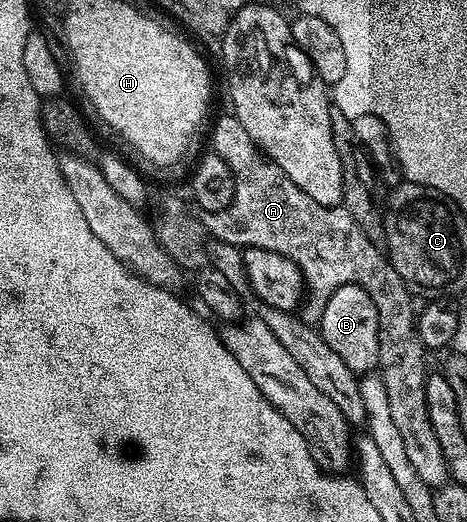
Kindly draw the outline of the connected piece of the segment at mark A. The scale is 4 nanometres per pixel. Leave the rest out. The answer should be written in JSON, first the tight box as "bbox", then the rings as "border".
{"bbox":[208,115,442,483],"border":[[[233,115],[222,117],[214,125],[214,130],[210,133],[209,148],[216,154],[220,155],[220,159],[224,159],[224,163],[228,163],[228,167],[234,176],[234,194],[230,205],[223,209],[221,213],[211,216],[208,221],[208,229],[217,240],[226,241],[228,244],[237,245],[239,247],[260,247],[268,251],[276,251],[280,255],[284,255],[288,260],[296,262],[298,265],[306,265],[306,269],[314,269],[314,273],[318,273],[318,285],[336,285],[338,281],[347,281],[349,285],[361,285],[364,291],[368,291],[368,295],[372,299],[372,303],[378,312],[378,334],[380,335],[380,351],[378,352],[378,369],[384,383],[384,391],[388,391],[388,404],[392,406],[392,423],[396,423],[396,427],[400,430],[400,439],[404,439],[404,447],[408,451],[408,459],[412,459],[412,467],[416,467],[416,471],[420,475],[420,479],[424,479],[427,483],[433,482],[433,469],[441,470],[442,452],[440,451],[440,443],[436,443],[436,431],[432,431],[430,420],[428,419],[428,407],[426,406],[426,378],[428,376],[428,368],[426,369],[427,350],[422,348],[418,331],[416,328],[416,305],[410,302],[412,296],[411,290],[404,283],[404,279],[400,279],[400,275],[396,275],[396,271],[390,266],[390,262],[383,250],[377,245],[373,245],[368,238],[366,232],[354,221],[354,216],[348,212],[345,207],[335,207],[332,205],[321,205],[316,203],[316,199],[312,199],[308,195],[304,195],[304,191],[300,191],[296,187],[296,183],[292,183],[292,179],[288,179],[288,175],[284,175],[284,171],[276,162],[271,161],[257,145],[252,143],[252,139],[248,135],[248,131],[244,131],[244,127],[240,127],[240,123]]]}

